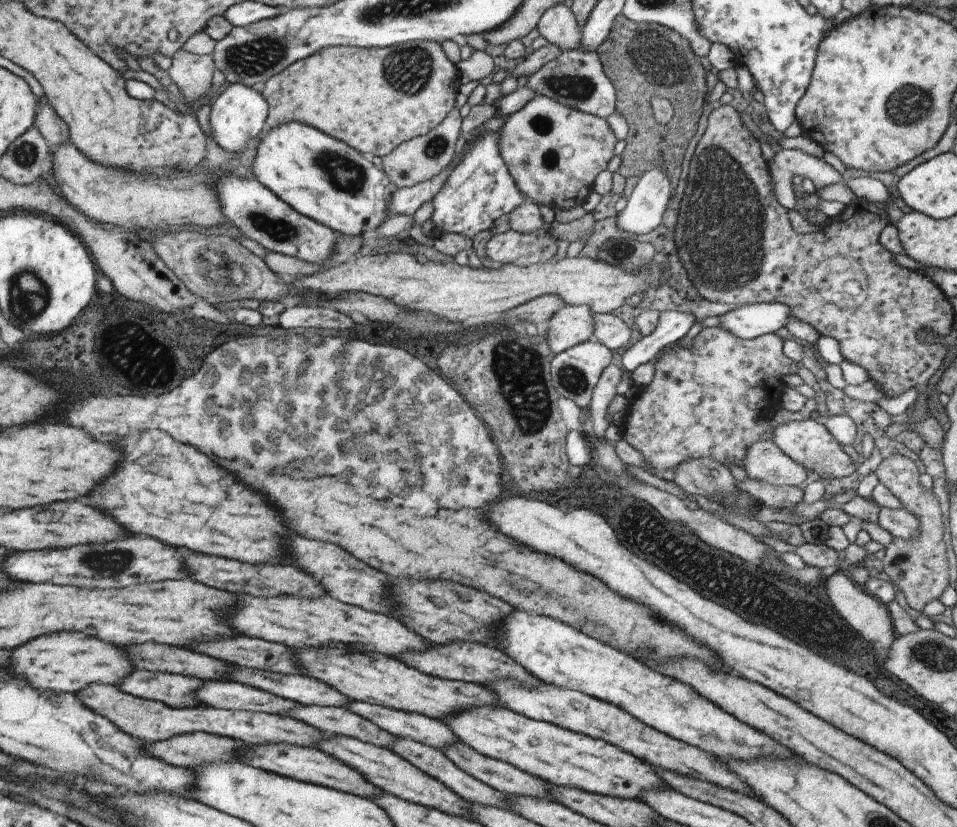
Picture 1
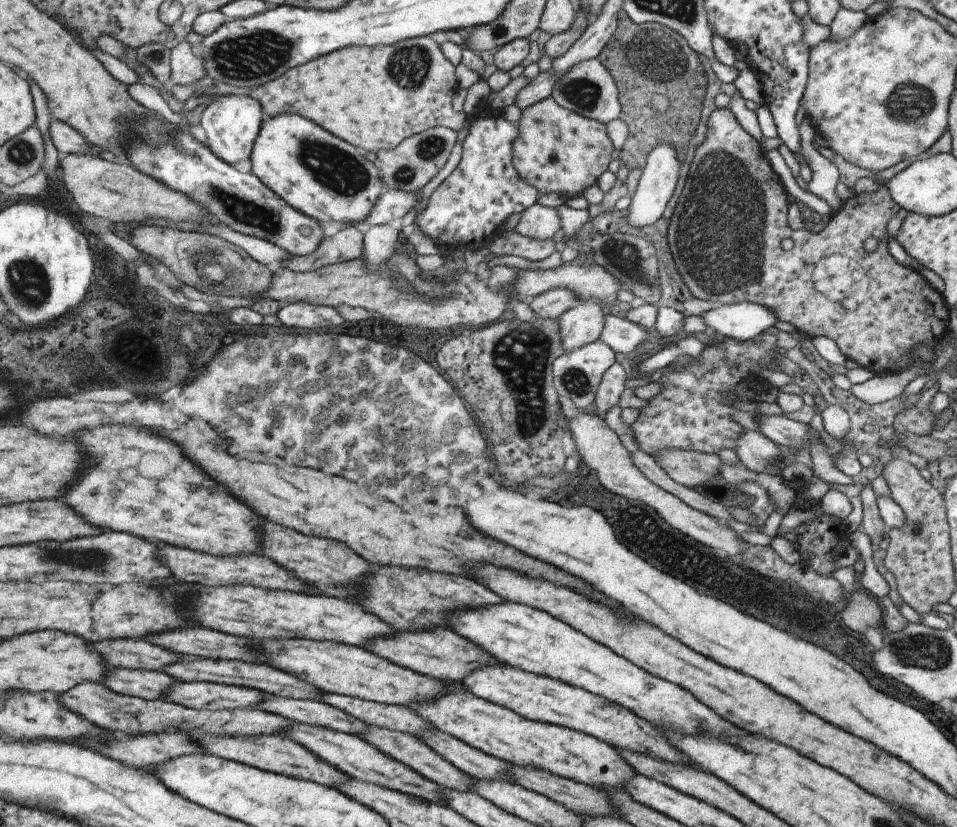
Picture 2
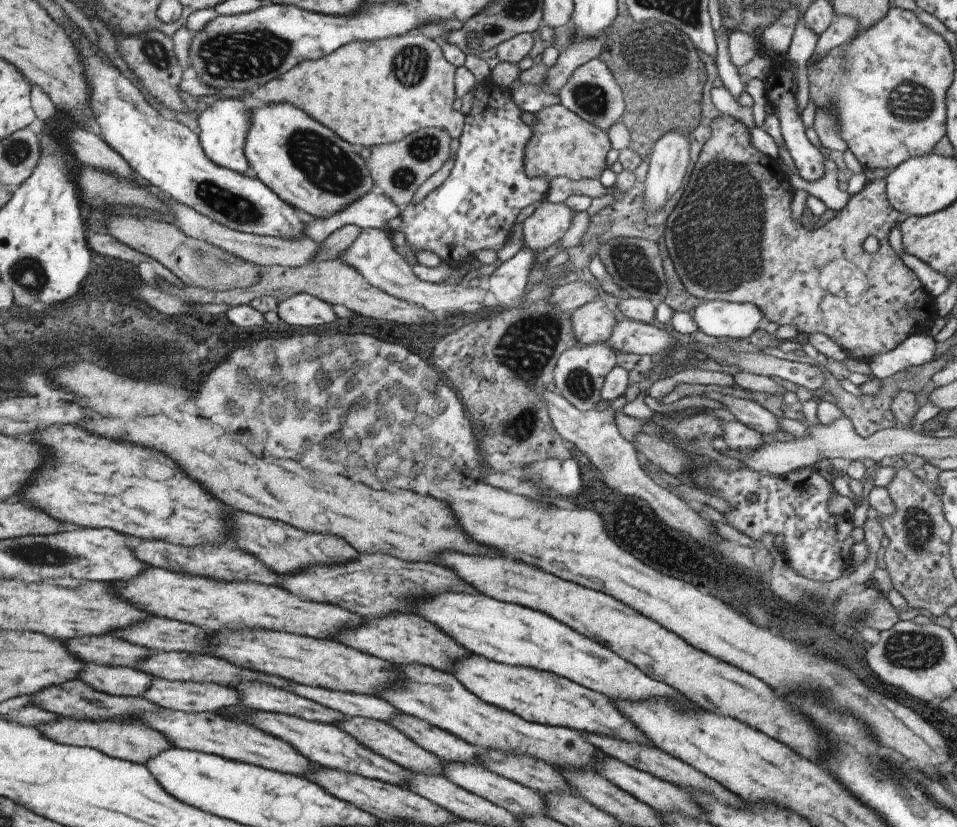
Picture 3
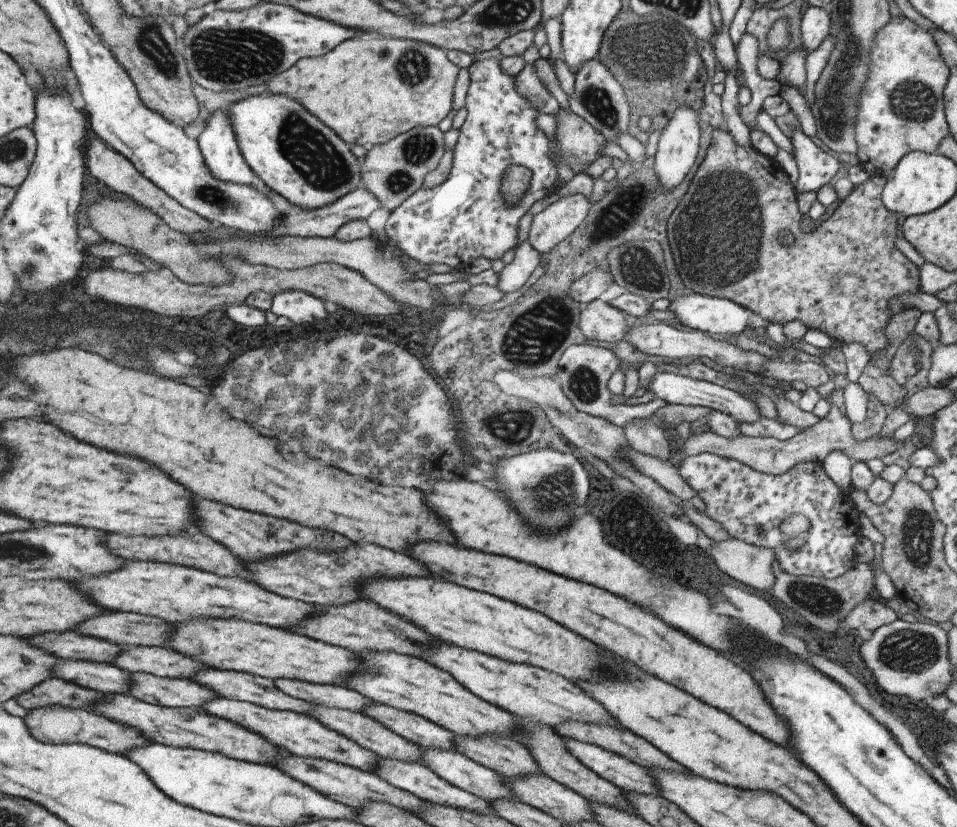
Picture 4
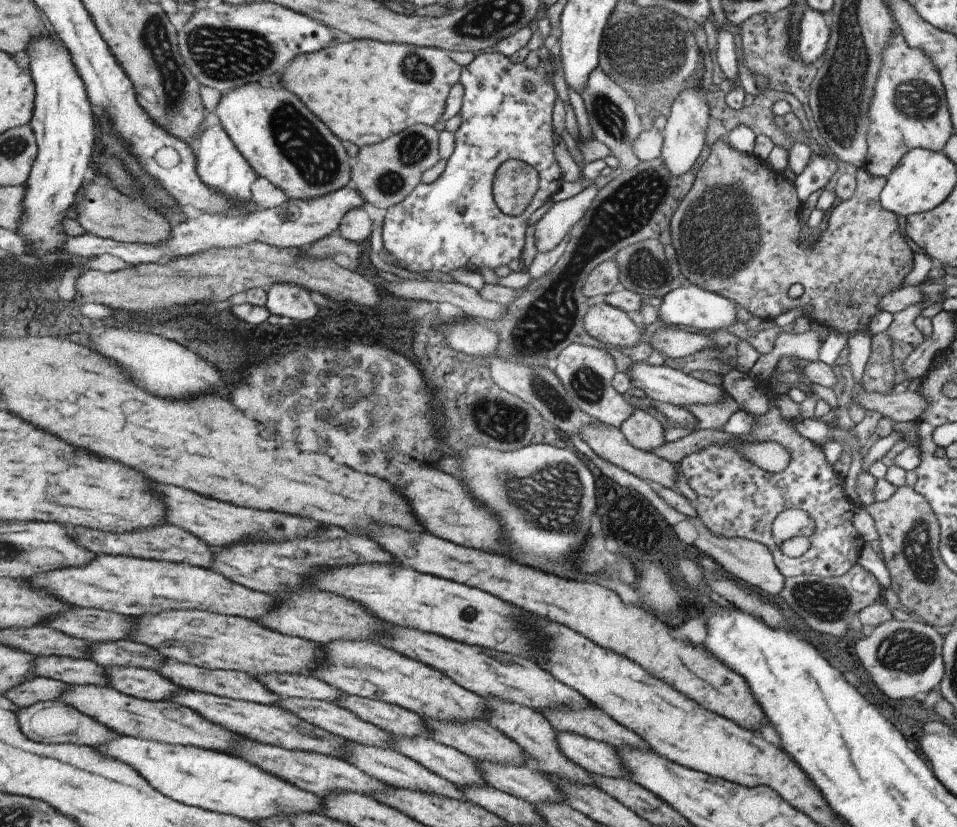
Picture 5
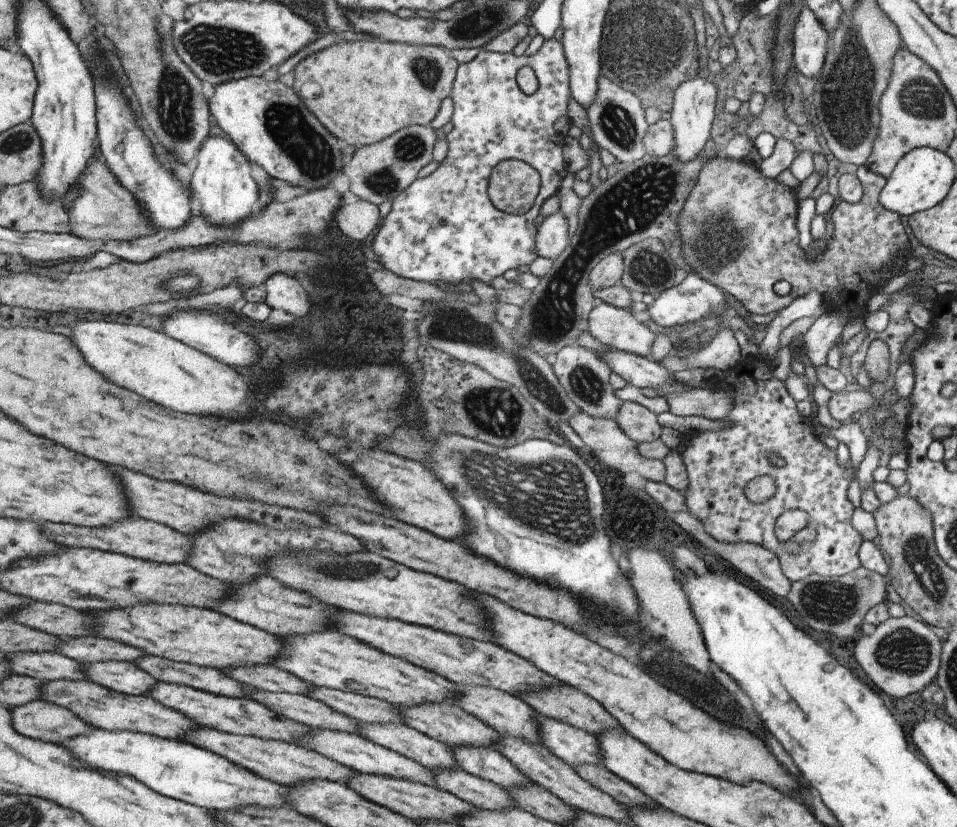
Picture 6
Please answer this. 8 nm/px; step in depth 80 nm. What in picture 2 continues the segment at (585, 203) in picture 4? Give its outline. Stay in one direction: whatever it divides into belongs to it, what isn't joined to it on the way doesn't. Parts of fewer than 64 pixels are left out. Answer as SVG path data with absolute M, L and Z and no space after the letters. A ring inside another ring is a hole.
M535 202L519 213L514 231L532 239L551 239L555 232L560 232L560 220L555 208L544 207Z

